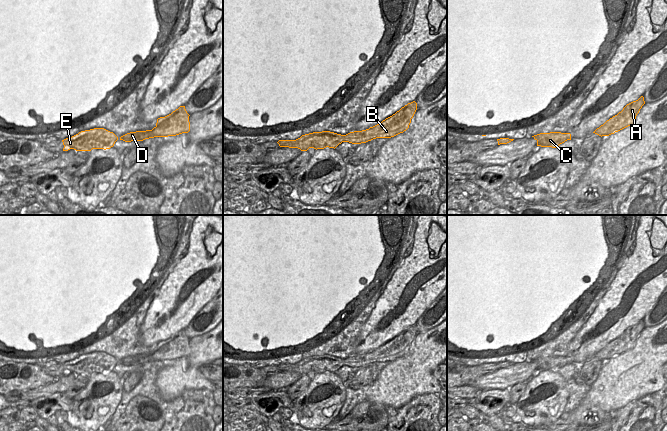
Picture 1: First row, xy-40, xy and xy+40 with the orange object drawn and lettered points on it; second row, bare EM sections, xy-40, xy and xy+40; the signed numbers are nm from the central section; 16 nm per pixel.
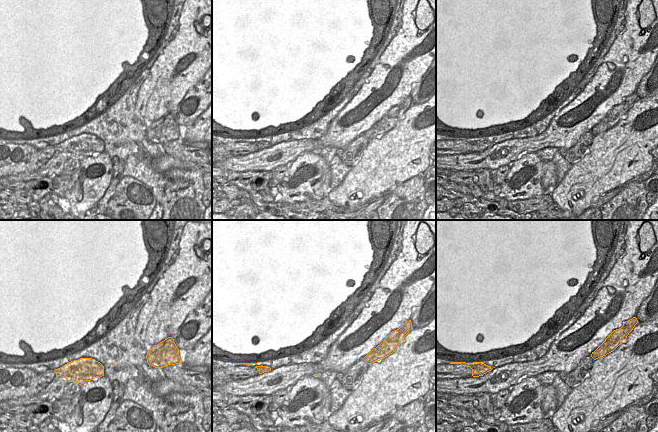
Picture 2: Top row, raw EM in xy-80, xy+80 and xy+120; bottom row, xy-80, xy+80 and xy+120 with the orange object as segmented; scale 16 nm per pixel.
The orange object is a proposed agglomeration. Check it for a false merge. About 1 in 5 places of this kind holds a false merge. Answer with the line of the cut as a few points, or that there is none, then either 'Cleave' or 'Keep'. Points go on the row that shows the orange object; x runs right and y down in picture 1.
No split. Keep.

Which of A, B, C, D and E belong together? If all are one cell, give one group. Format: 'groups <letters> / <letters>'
groups A B C D E

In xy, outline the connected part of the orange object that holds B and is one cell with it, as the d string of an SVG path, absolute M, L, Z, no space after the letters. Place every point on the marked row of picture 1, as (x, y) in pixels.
M413 101L392 116L366 130L354 131L346 135L330 131L313 132L302 135L296 140L279 140L277 143L280 147L298 148L301 151L307 151L309 148L317 150L329 147L335 149L342 142L361 144L376 138L391 138L409 128L416 110L417 103Z

